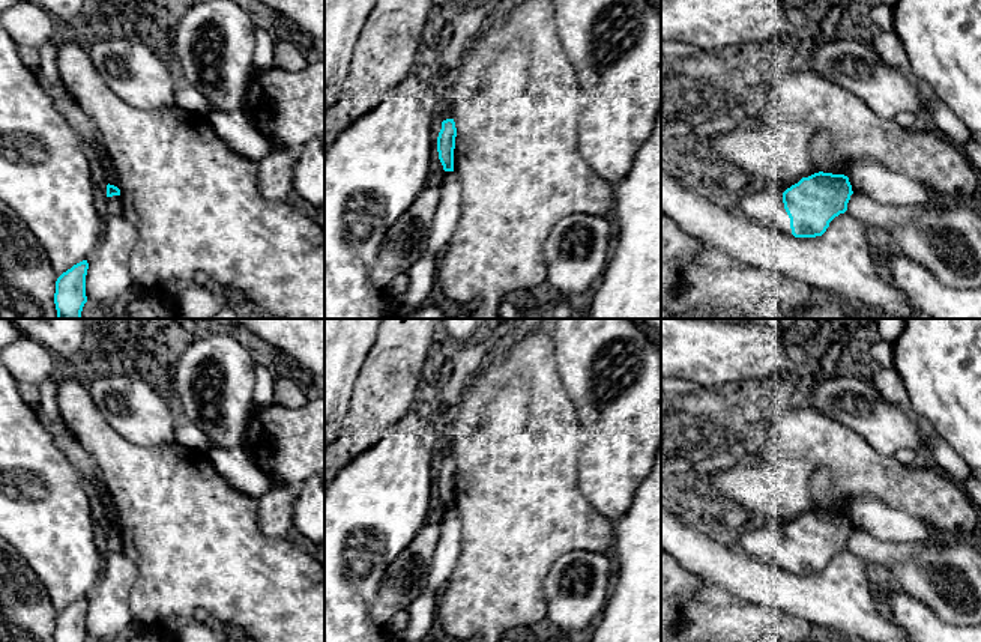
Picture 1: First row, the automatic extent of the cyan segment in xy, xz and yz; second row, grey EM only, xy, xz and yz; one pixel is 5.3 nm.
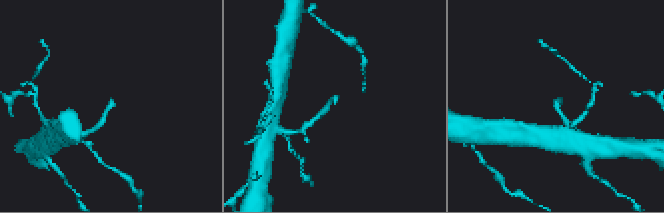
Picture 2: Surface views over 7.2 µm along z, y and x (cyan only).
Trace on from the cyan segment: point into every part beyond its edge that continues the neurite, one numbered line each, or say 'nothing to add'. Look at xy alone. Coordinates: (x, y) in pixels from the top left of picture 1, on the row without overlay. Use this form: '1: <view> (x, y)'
nothing to add

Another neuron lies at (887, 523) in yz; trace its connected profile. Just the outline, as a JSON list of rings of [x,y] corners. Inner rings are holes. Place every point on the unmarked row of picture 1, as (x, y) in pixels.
[[[874,496],[855,501],[847,514],[853,529],[864,529],[882,541],[915,541],[928,535],[919,519]]]

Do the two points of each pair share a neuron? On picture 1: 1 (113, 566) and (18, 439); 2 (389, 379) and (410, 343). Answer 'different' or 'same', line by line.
1: different
2: same

